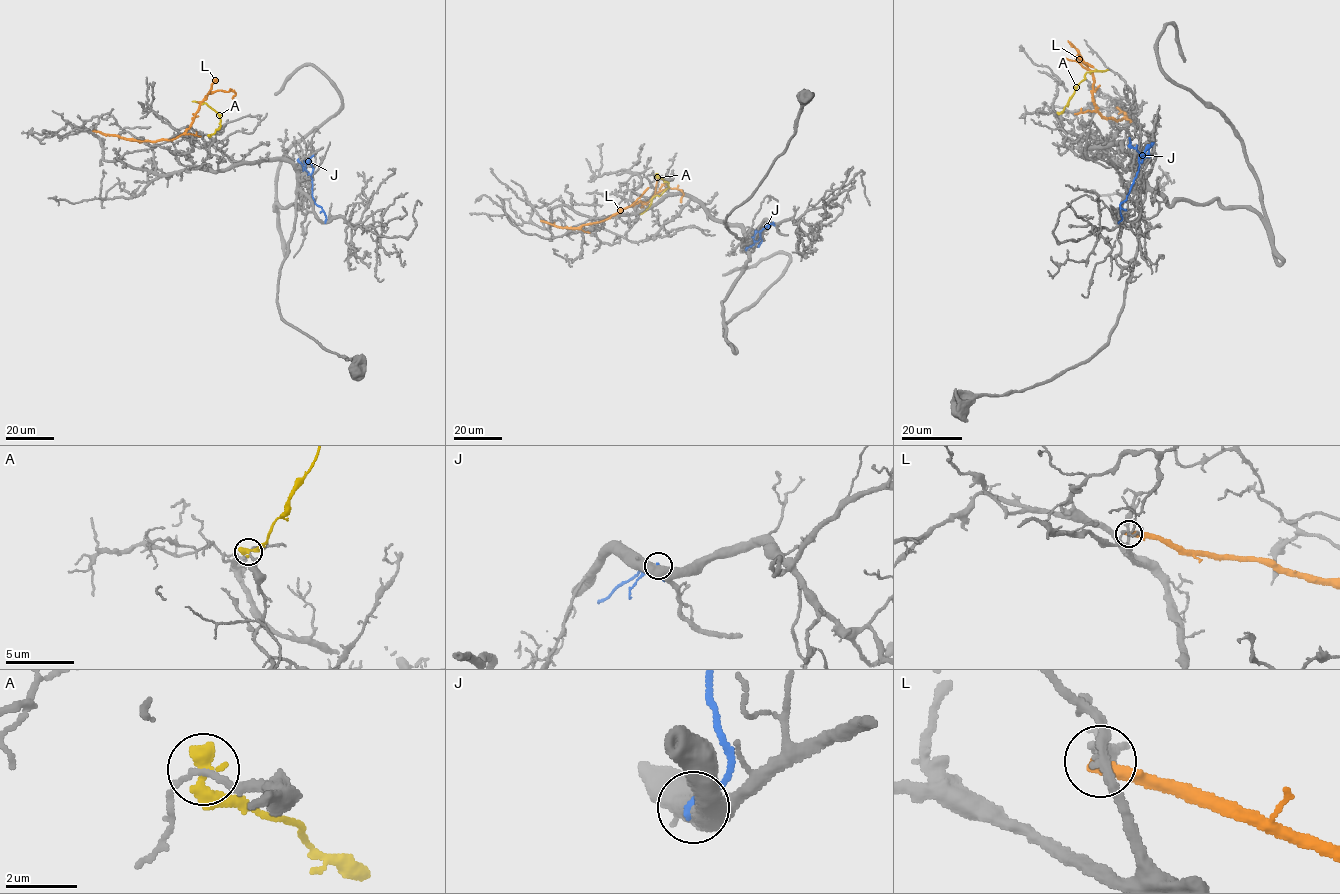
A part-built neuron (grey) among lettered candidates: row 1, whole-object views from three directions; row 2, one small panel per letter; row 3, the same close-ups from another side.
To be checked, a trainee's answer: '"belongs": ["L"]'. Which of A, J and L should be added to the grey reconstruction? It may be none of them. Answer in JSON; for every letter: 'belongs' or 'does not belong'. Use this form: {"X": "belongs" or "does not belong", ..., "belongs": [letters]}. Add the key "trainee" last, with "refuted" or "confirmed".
{"A": "does not belong", "J": "does not belong", "L": "does not belong", "belongs": [], "trainee": "refuted"}

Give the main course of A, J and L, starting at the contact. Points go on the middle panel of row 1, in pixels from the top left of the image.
A: (657, 175), (668, 183), (668, 187), (655, 195), (640, 214)
J: (773, 222), (760, 231), (760, 238), (754, 242), (754, 233), (761, 231)
L: (541, 220), (580, 228), (646, 202), (667, 188), (680, 190), (681, 202)

